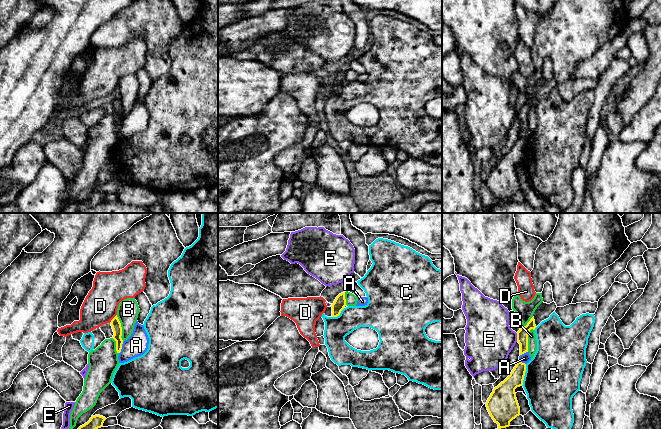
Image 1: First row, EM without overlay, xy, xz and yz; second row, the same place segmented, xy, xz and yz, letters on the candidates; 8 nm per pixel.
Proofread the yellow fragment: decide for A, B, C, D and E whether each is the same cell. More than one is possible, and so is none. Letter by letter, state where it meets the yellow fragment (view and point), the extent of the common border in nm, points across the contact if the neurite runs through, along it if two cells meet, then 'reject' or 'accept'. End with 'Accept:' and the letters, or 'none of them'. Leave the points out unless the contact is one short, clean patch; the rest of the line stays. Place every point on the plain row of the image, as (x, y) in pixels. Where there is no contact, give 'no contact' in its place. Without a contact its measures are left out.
A: xy (121, 124) | 100 nm | along xy (123, 118), (119, 129) | reject
B: xy (121, 104) | 220 nm | reject
C: yz (524, 151) | 180 nm | reject
D: xy (113, 94) | 90 nm | reject
E: yz (517, 113) | 60 nm | reject
Accept: none of them

